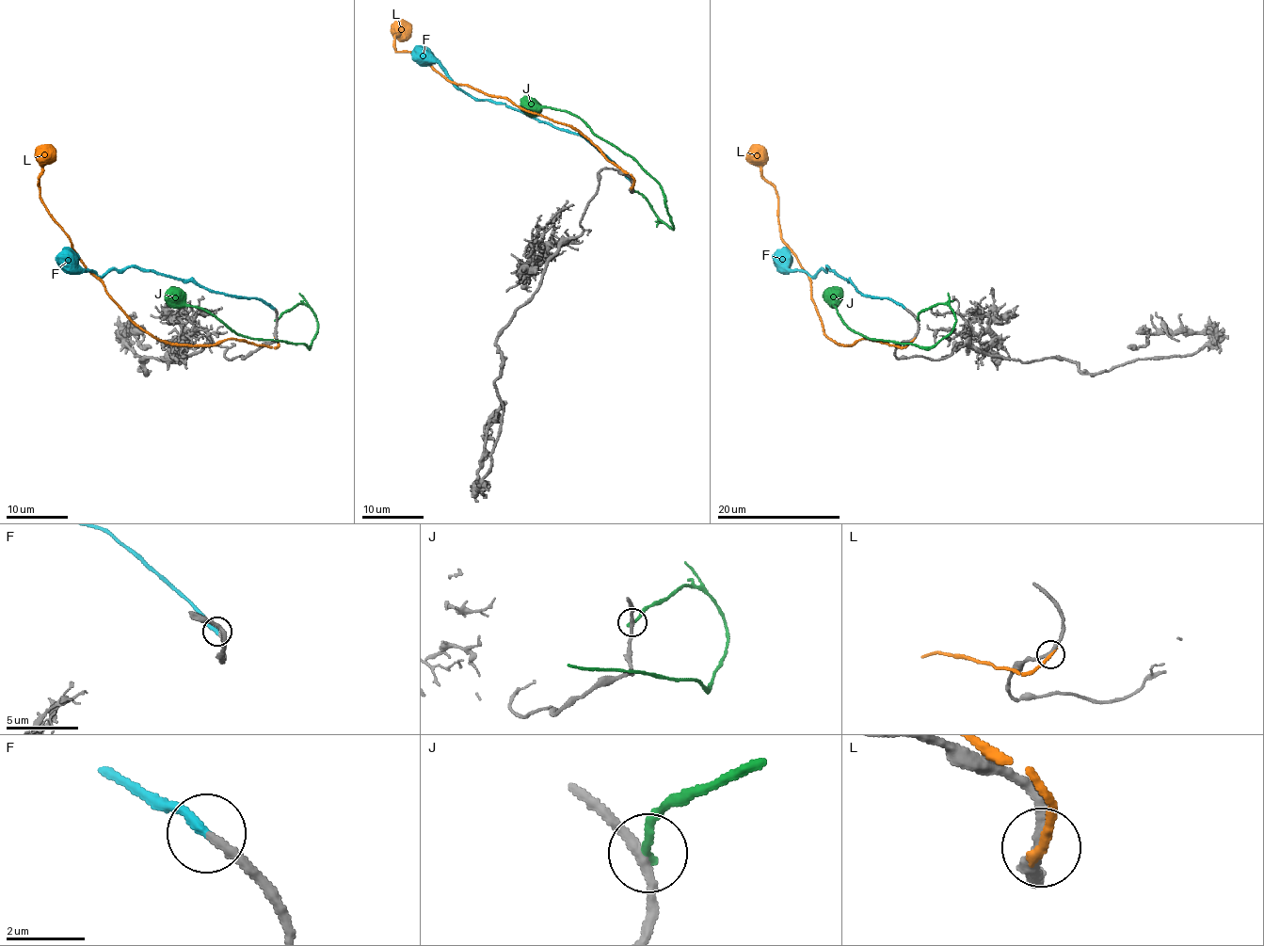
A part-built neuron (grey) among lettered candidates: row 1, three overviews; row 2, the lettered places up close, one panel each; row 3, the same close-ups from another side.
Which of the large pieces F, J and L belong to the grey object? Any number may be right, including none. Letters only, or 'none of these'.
F

